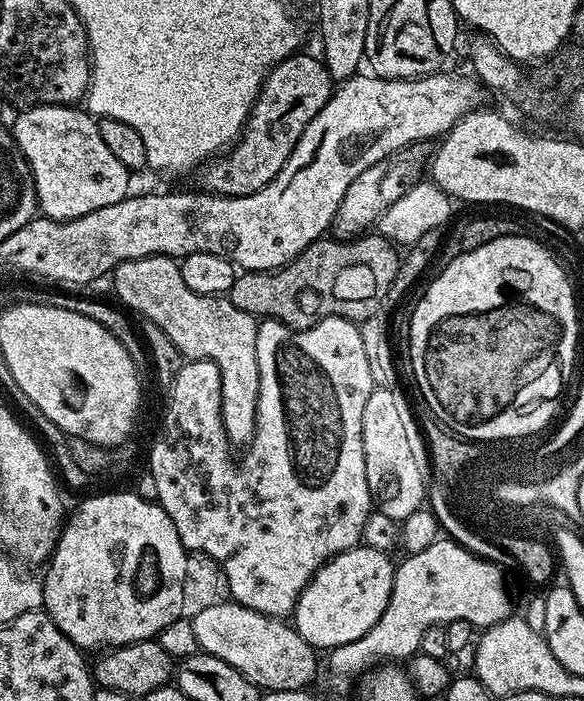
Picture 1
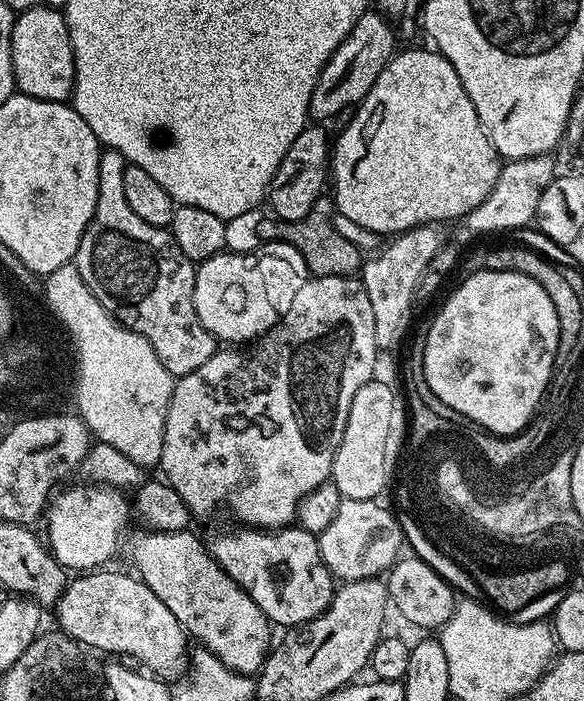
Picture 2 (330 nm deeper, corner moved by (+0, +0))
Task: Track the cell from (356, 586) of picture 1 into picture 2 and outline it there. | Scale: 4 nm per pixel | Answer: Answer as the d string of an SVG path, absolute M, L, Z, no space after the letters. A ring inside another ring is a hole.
M236 526L233 532L220 532L210 540L210 551L212 556L258 602L258 610L266 614L273 625L295 626L302 622L310 622L318 618L330 606L334 591L334 577L330 570L322 562L320 553L320 542L318 536L310 533L299 526L277 528L275 530L261 530L251 526Z

